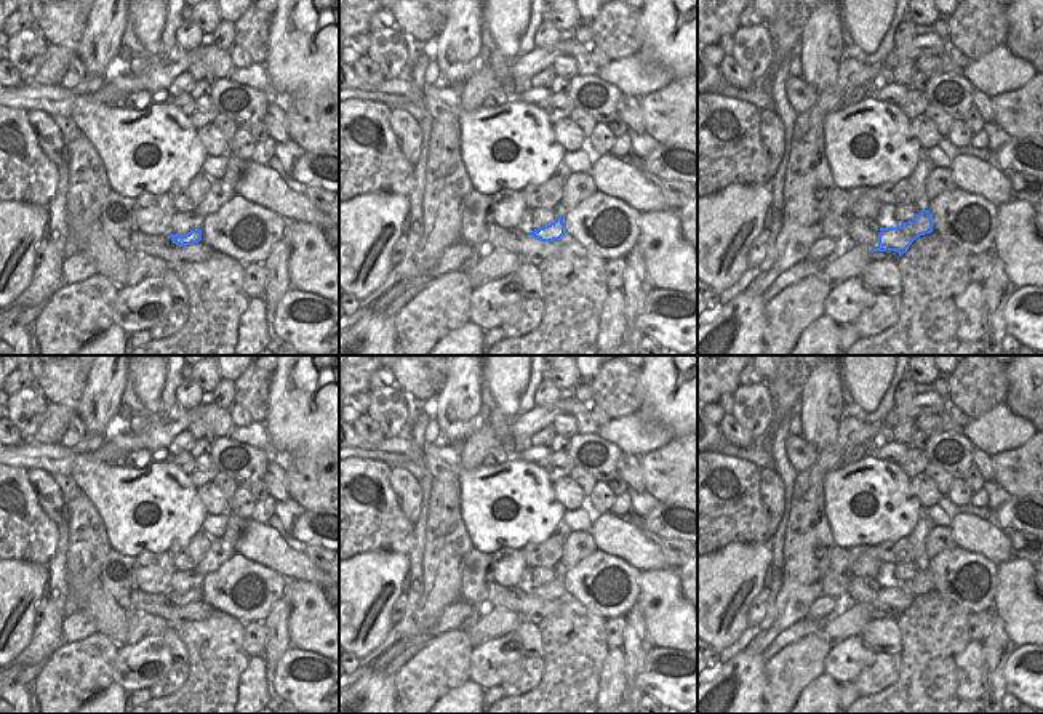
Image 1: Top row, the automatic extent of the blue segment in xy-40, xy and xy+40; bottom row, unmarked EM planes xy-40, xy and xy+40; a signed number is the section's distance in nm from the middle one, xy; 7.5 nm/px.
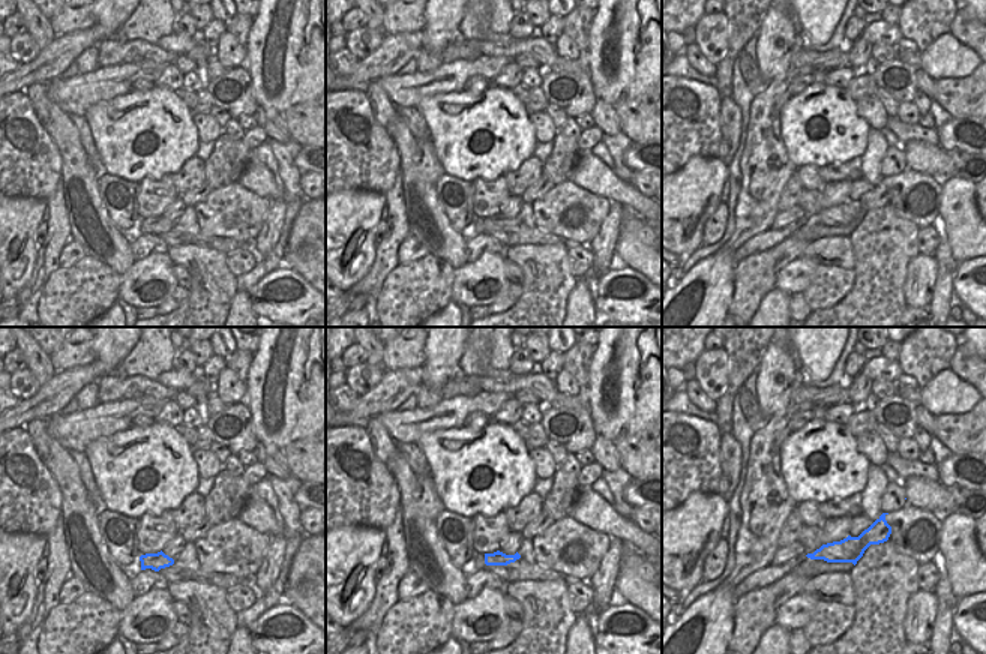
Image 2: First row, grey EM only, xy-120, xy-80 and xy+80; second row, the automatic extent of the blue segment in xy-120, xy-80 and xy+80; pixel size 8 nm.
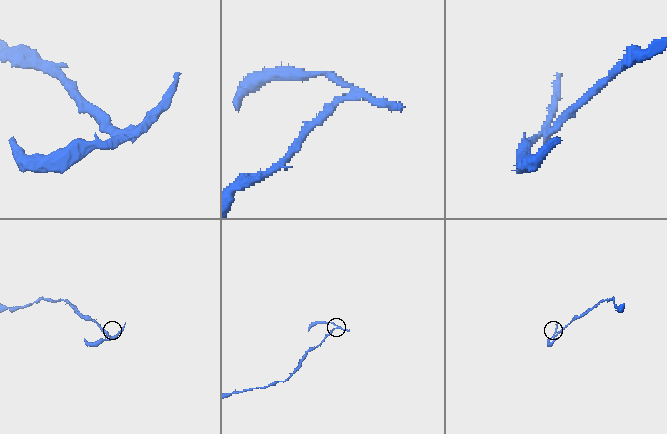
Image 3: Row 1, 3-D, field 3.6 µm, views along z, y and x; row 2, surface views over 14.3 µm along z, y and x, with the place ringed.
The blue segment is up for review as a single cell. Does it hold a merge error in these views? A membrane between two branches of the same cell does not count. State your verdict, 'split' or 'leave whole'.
split

